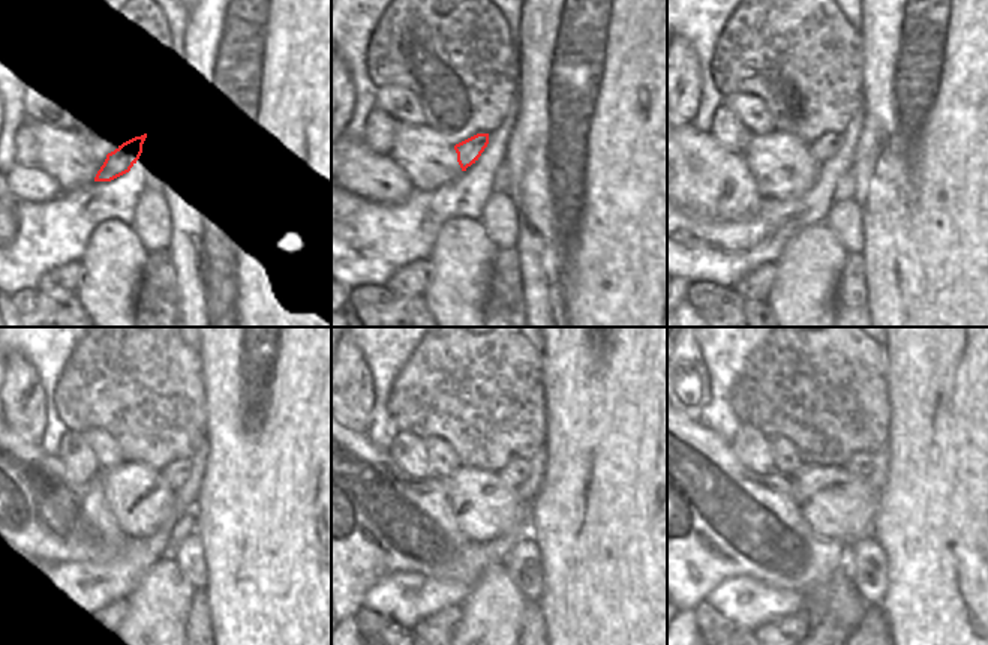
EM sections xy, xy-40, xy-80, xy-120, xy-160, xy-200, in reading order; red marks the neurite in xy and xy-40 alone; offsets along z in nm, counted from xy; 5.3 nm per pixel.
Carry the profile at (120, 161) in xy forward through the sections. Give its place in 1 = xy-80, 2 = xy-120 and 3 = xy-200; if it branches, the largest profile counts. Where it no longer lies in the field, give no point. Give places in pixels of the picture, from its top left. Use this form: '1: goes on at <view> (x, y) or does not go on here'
1: goes on at xy-80 (823, 146)
2: goes on at xy-120 (179, 471)
3: goes on at xy-200 (861, 464)

